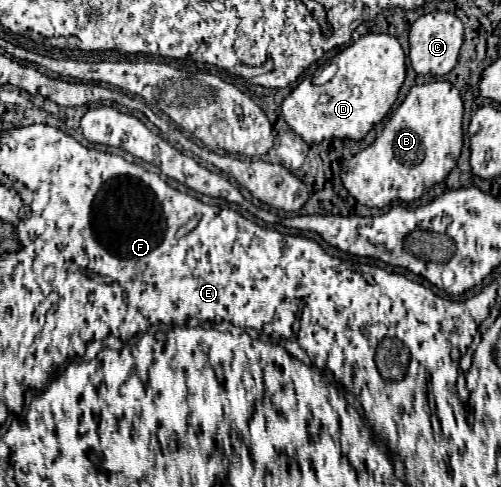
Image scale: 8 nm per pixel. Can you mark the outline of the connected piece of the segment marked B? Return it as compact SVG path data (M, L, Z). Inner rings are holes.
M433 80L427 84L411 86L407 98L385 122L383 132L373 140L373 144L369 144L365 150L357 152L355 156L343 162L343 170L341 170L343 186L359 204L369 208L383 208L385 204L391 204L393 200L399 198L399 190L403 186L407 186L407 202L417 200L427 188L443 182L445 176L457 164L457 158L463 146L461 122L463 122L463 100L459 96L459 90L451 82Z

